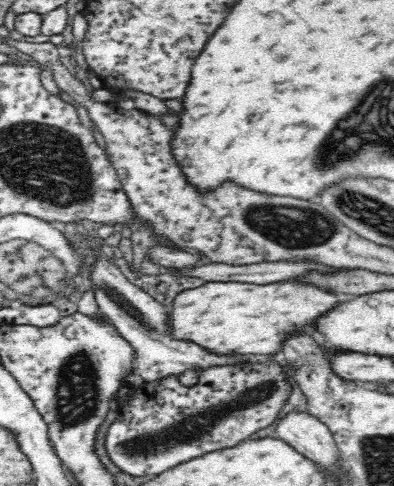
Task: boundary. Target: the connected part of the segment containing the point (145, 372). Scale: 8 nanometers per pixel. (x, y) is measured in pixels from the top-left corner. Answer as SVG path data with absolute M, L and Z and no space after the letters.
M98 258L98 262L92 266L90 282L96 288L96 300L100 304L100 312L134 346L136 352L134 368L144 384L158 384L166 378L180 376L184 370L202 372L208 368L230 368L236 364L238 368L244 368L246 364L258 364L258 362L248 362L248 358L242 358L238 354L216 354L200 344L194 344L192 340L176 338L172 330L170 308L154 300L150 294L146 294L132 282L128 282L116 266L106 262L106 258Z

